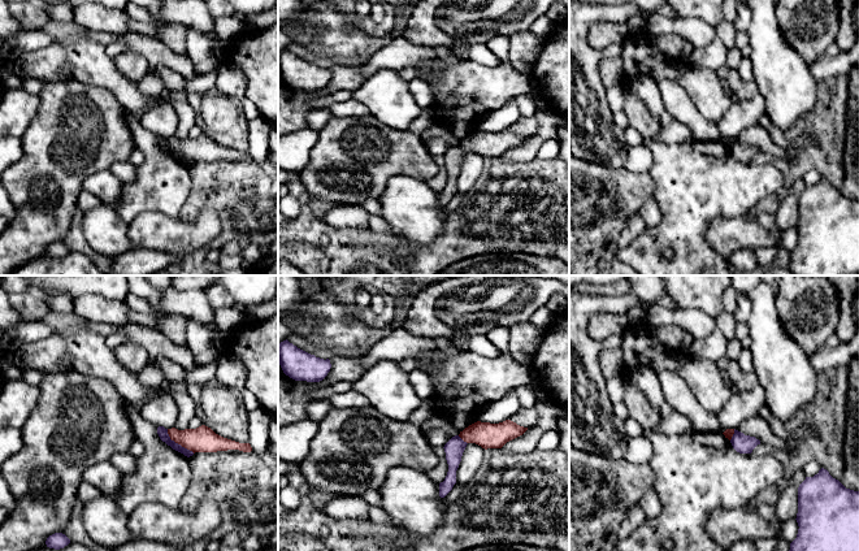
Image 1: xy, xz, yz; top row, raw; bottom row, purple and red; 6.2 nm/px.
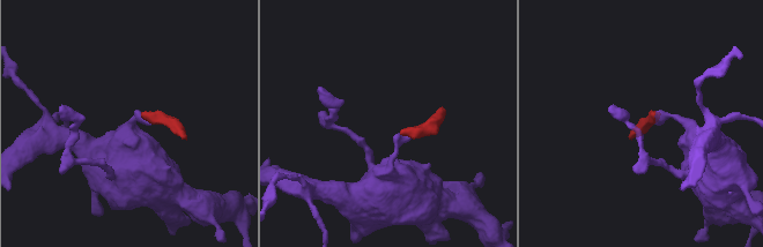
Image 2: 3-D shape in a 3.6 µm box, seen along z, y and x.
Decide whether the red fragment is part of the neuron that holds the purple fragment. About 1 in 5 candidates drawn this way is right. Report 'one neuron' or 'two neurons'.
two neurons

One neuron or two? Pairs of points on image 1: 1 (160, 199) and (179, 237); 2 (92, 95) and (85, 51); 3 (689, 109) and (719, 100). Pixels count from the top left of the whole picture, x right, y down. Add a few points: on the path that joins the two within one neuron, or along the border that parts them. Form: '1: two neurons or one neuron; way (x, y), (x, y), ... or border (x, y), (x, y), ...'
1: two neurons; border (139, 213), (159, 211), (178, 217)
2: two neurons; border (70, 79), (104, 86), (118, 99)
3: two neurons; border (677, 82), (695, 108), (714, 122)

